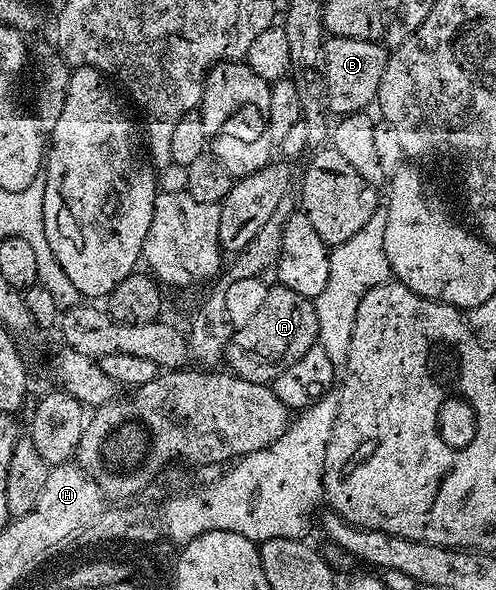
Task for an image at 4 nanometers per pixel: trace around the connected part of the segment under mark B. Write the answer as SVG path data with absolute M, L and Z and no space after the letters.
M331 36L324 41L323 75L327 81L327 109L332 115L358 114L378 99L388 53L388 47L369 40Z

